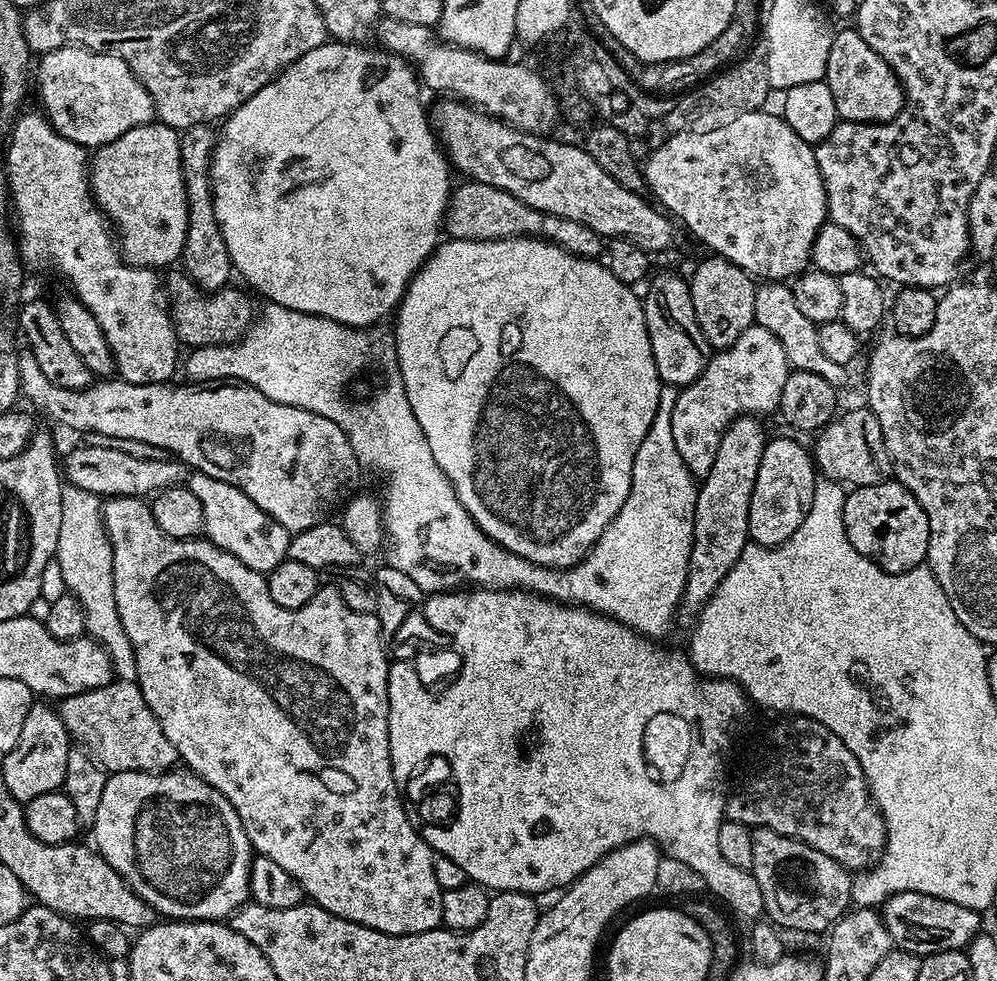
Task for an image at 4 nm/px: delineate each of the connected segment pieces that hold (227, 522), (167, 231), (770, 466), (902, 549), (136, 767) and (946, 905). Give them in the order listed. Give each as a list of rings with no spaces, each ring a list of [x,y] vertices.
[[[198,471],[191,473],[186,486],[194,494],[194,498],[202,502],[203,535],[213,544],[234,554],[255,572],[272,572],[286,559],[290,534],[279,526],[264,528],[270,524],[269,516],[245,492],[230,486],[230,482],[210,478],[206,473]]]
[[[153,122],[134,130],[126,130],[118,139],[95,149],[90,168],[90,183],[94,195],[105,213],[111,214],[124,231],[122,248],[127,259],[137,266],[160,269],[162,264],[172,264],[181,259],[188,237],[188,186],[184,160],[180,157],[182,136],[169,124]]]
[[[780,436],[777,440],[769,439],[762,450],[762,462],[758,462],[758,474],[754,478],[754,494],[750,498],[748,511],[748,535],[751,543],[761,544],[763,548],[774,548],[777,544],[785,544],[802,526],[802,518],[810,510],[814,502],[814,486],[818,479],[818,469],[814,463],[814,456],[796,440],[788,436]]]
[[[895,479],[883,480],[874,486],[853,487],[844,498],[844,533],[848,540],[866,558],[870,558],[883,572],[908,572],[919,568],[928,559],[930,542],[930,522],[922,506],[910,494],[910,490]]]
[[[117,679],[115,682],[95,688],[92,692],[79,692],[77,696],[65,696],[59,701],[58,711],[62,722],[73,737],[81,736],[89,752],[100,762],[100,767],[114,772],[155,772],[158,766],[146,766],[148,756],[162,754],[162,744],[170,744],[170,738],[162,734],[160,720],[154,718],[146,698],[142,698],[139,684]]]
[[[900,892],[888,897],[882,905],[882,915],[893,945],[903,946],[921,958],[941,950],[967,949],[973,937],[981,931],[981,913],[958,906],[958,902],[939,900],[921,892]]]

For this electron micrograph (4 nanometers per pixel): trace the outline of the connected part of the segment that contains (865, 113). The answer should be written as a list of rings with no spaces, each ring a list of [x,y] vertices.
[[[837,31],[832,38],[826,82],[834,94],[834,106],[841,121],[853,120],[859,124],[884,124],[904,108],[904,90],[900,80],[880,55],[863,39],[859,31]]]

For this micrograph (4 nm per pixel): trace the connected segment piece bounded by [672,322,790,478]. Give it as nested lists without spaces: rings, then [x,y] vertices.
[[[753,322],[738,342],[717,351],[709,359],[695,382],[679,389],[672,411],[674,444],[693,476],[707,476],[710,466],[714,466],[714,454],[718,454],[724,432],[735,420],[764,418],[767,412],[775,413],[779,409],[782,386],[786,386],[789,371],[782,342],[770,330]]]

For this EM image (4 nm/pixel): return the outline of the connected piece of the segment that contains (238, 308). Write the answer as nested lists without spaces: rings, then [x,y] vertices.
[[[183,279],[176,284],[176,304],[174,300],[176,338],[181,345],[195,350],[243,341],[254,324],[251,300],[253,297],[243,287],[240,289],[223,286],[215,290],[205,290],[191,279]]]

